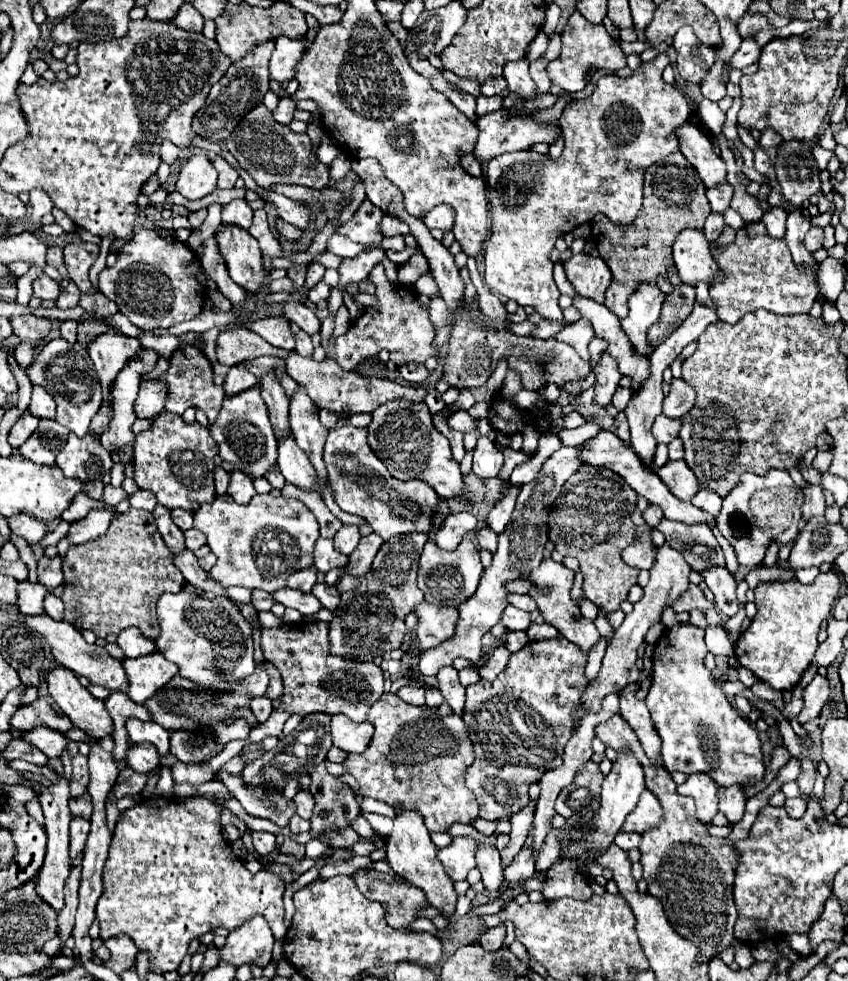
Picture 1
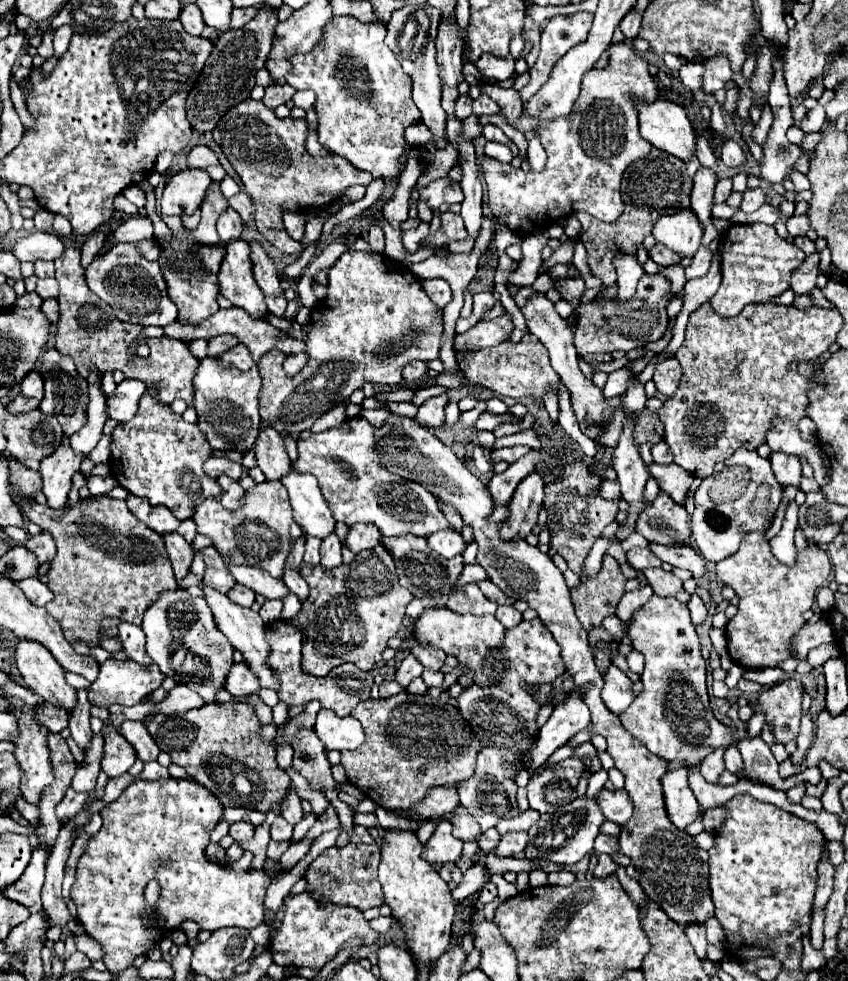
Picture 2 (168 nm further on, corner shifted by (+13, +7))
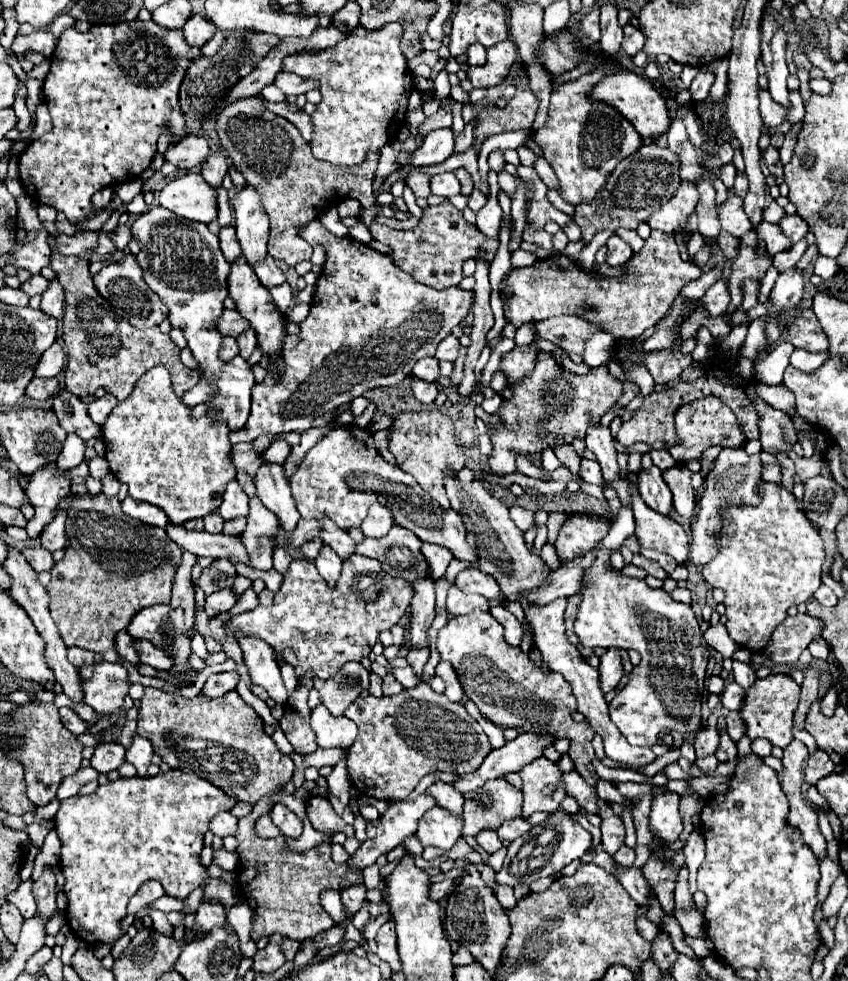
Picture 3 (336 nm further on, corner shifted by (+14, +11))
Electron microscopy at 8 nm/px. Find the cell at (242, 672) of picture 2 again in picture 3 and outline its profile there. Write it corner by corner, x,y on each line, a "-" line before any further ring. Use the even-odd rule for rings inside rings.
223,672
223,674
213,674
207,678
205,686
203,686
203,696
207,698
219,698
227,692
231,692
239,682
239,674
237,672

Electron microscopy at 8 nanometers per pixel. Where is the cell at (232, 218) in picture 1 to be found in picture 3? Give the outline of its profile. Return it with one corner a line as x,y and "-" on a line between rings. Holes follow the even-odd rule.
227,226
227,228
221,228
219,232
219,242
221,242
221,252
225,256
225,260
229,264
233,264
243,252
241,252
241,246
239,246
239,240
235,236
235,228
233,226

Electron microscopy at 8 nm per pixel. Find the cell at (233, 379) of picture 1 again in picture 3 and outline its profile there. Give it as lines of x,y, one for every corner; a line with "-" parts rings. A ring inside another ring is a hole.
247,328
245,332
241,332
239,338
237,338
237,342
239,342
241,356
243,356
245,360
247,360
247,358
253,354
253,350
257,348
257,336
255,336
255,332
253,332
251,328

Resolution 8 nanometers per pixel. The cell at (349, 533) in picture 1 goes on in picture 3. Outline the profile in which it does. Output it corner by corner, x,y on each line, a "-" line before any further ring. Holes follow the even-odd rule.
323,546
321,554
315,560
315,566
319,574
325,578
325,582
329,584
329,588
335,588
341,572
341,558
329,546

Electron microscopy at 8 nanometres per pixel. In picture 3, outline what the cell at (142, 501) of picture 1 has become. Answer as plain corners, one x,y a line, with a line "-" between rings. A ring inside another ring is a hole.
127,496
123,500
123,512
135,520
141,520
145,524
151,526
161,526
165,528
165,522
169,522
169,518
165,516
165,512
161,512
159,508
153,508
153,504
145,504
139,500
133,500
131,496

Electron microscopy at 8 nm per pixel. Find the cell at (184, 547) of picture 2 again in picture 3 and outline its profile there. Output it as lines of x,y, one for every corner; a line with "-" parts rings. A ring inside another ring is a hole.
183,552
183,560
175,574
173,596
171,596
171,606
181,608
185,612
187,630
193,626
193,612
195,612
195,594
193,594
193,584
191,584
191,568
195,560
197,560
195,556
189,556
189,552

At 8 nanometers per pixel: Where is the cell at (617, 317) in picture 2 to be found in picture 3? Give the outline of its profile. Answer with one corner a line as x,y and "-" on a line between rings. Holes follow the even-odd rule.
553,316
549,320
541,320
533,324
533,336
537,340
553,342
555,346
561,346
569,352
583,352
583,342
593,334
601,332
599,328
593,328
593,324
585,324
585,320
577,316

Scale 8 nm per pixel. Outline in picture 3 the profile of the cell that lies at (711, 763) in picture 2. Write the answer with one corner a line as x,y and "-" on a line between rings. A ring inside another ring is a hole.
711,714
703,728
693,736
693,746
695,746
695,752
697,752
697,758
705,758
705,756
711,756
715,754
717,750
717,744
719,744
719,732
717,732
717,718

